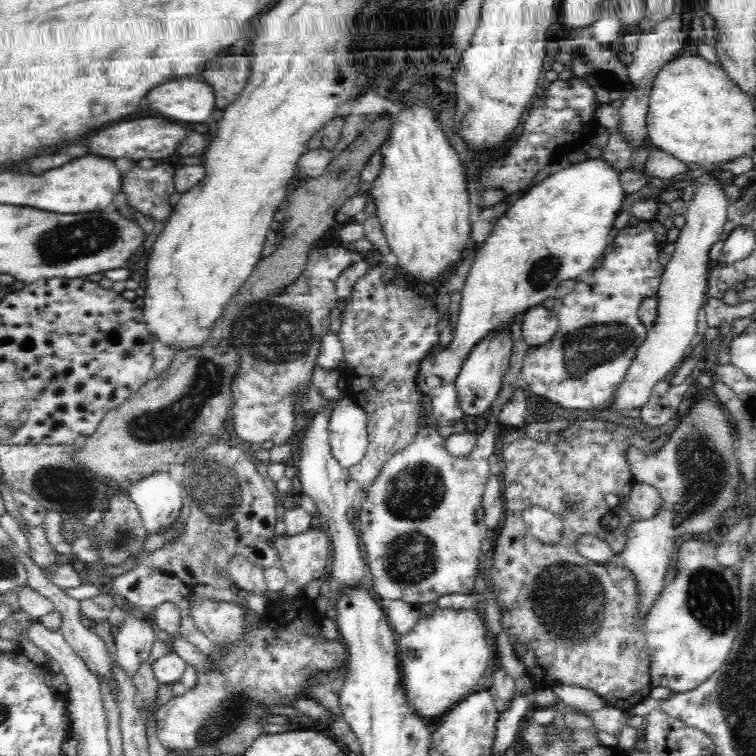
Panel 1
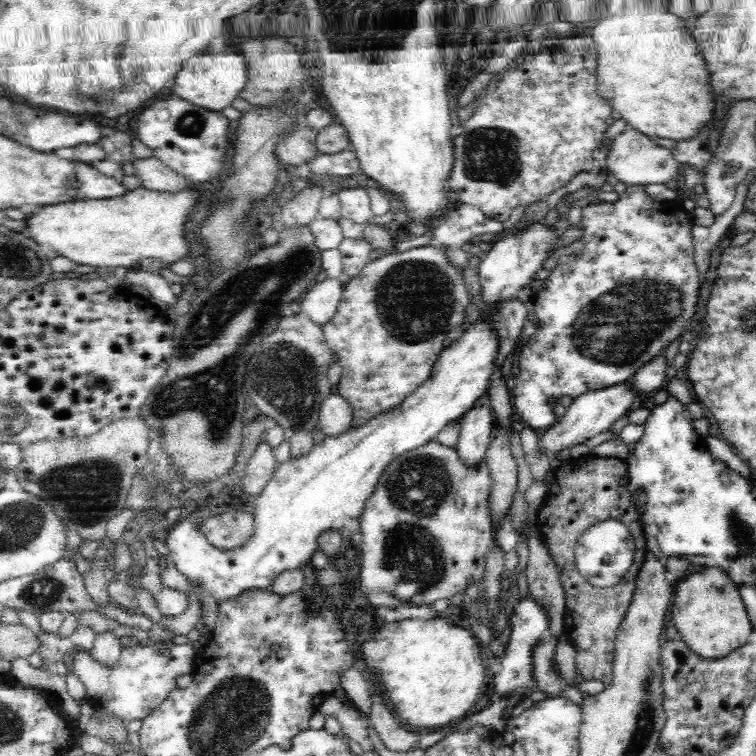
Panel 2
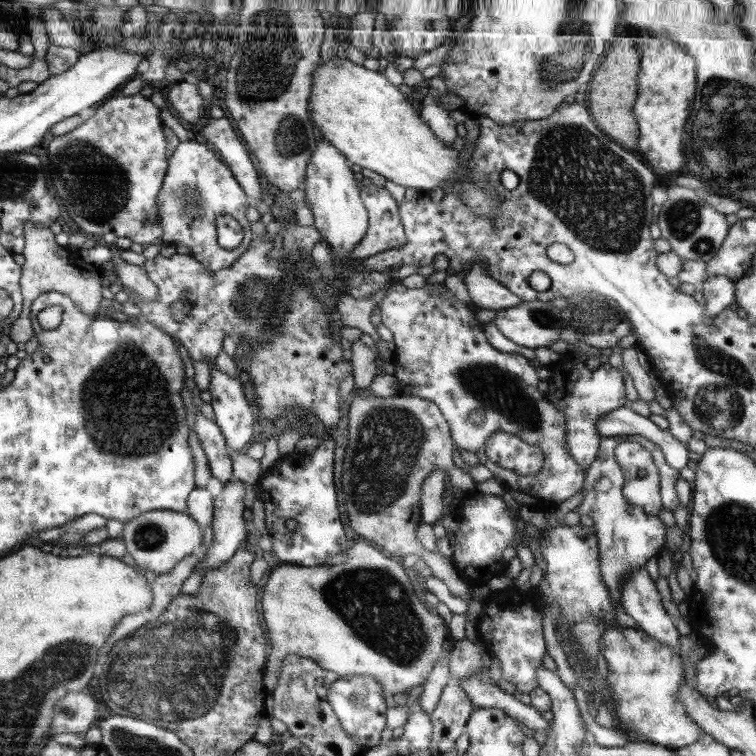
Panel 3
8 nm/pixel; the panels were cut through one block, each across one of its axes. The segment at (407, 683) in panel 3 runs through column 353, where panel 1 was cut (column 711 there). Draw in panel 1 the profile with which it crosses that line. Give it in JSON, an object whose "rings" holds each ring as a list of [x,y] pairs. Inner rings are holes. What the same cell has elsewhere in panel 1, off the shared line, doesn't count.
{"rings":[[[683,539],[677,544],[674,563],[677,573],[674,579],[663,586],[660,596],[652,604],[643,624],[652,686],[668,686],[675,693],[683,693],[700,686],[726,660],[733,640],[737,635],[740,616],[740,579],[736,569],[723,566],[716,559],[717,545]]]}

